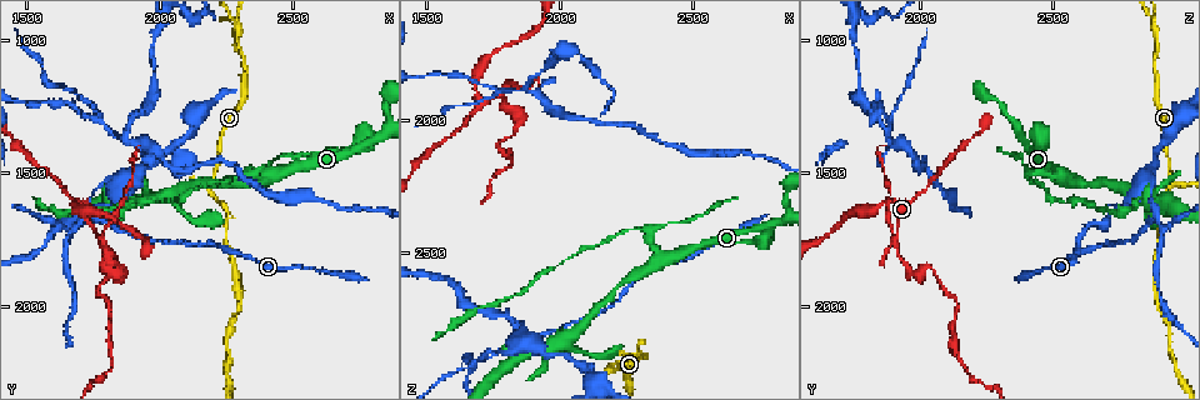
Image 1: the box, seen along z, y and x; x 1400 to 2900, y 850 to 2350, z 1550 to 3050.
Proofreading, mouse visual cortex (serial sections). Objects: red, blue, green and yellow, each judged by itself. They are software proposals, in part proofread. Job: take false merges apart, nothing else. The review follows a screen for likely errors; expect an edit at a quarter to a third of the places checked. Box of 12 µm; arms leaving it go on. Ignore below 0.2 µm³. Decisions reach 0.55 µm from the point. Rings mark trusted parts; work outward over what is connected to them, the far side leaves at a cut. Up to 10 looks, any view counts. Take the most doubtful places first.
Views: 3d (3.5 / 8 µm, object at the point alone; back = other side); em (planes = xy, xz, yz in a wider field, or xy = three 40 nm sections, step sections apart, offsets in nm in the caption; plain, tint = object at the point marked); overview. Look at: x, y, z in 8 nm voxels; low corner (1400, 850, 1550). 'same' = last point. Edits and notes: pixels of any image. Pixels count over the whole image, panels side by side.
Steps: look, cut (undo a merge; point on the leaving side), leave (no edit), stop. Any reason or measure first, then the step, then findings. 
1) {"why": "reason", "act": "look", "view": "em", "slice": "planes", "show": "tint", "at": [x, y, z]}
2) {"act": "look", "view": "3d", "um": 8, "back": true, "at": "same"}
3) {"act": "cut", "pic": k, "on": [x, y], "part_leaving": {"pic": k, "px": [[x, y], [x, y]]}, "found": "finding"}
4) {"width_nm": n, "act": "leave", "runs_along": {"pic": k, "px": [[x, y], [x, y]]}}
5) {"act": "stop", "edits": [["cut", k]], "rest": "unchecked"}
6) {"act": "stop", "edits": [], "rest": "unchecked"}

{"why": "looks like a crossing", "act": "look", "view": "3d", "um": 3.5, "back": true, "at": [1720, 1670, 2890]}

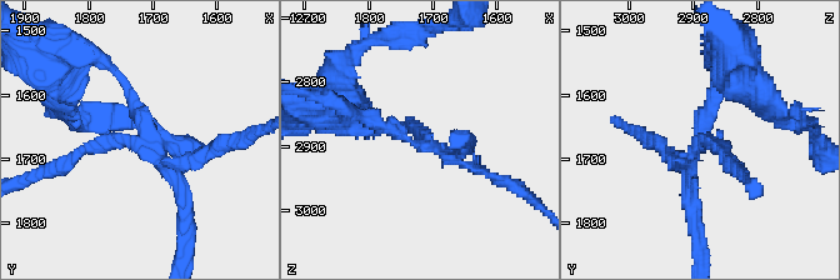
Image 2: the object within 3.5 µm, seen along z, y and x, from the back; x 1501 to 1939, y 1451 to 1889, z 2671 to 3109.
{"why": "shape alone is not enough", "act": "look", "view": "em", "slice": "planes", "show": "plain", "at": [1725, 1665, 2900]}

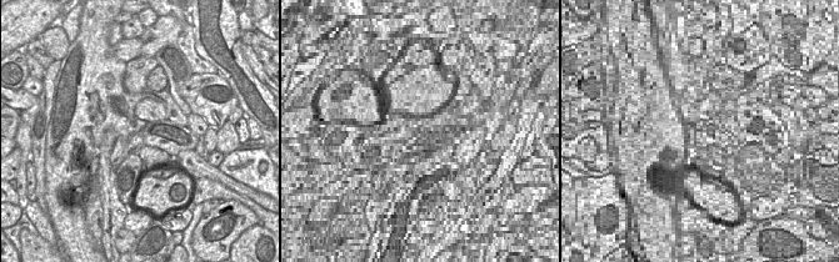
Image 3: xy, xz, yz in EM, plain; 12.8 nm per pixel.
{"why": "where the object lies", "act": "look", "view": "em", "slice": "planes", "show": "tint", "at": "same"}

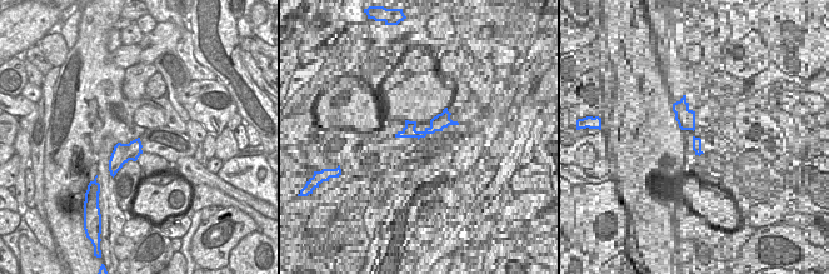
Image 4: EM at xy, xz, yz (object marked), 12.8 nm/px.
{"act": "cut", "pic": 2, "on": [693, 213], "part_leaving": {"pic": 2, "px": [[701, 131], [714, 100], [714, 50]]}, "found": "two cells meet here"}

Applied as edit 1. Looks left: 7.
{"act": "look", "view": "overview"}

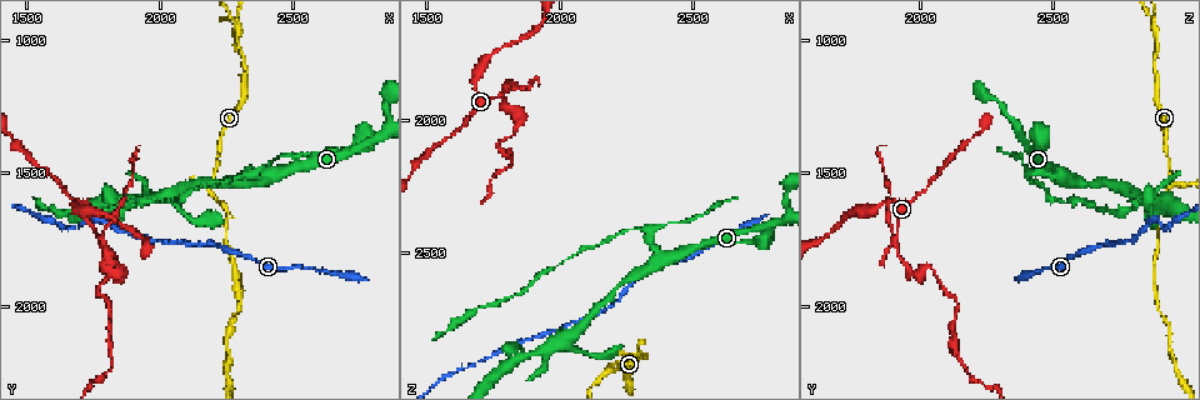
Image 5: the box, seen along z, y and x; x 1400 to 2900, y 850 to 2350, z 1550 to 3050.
{"why": "a fork", "act": "look", "view": "3d", "um": 3.5, "at": [2200, 1540, 2940]}

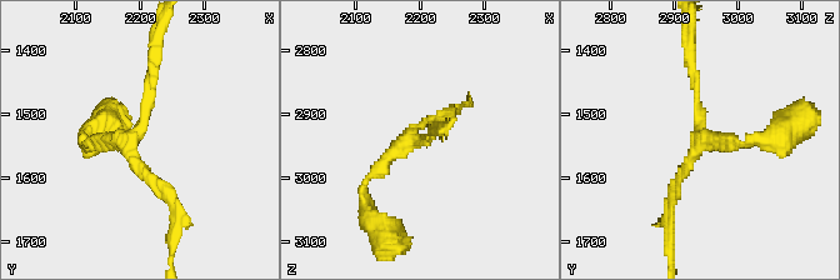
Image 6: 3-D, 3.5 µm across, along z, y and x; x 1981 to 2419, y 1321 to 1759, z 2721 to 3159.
{"act": "look", "view": "em", "slice": "xy", "step": 5, "show": "plain", "at": [2190, 1535, 2940]}

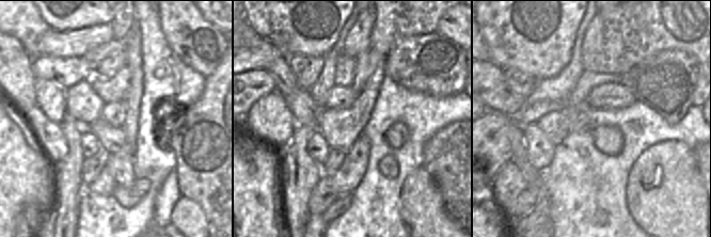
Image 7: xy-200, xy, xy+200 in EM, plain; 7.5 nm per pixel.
{"act": "look", "view": "em", "slice": "xy", "step": 5, "show": "tint", "at": "same"}

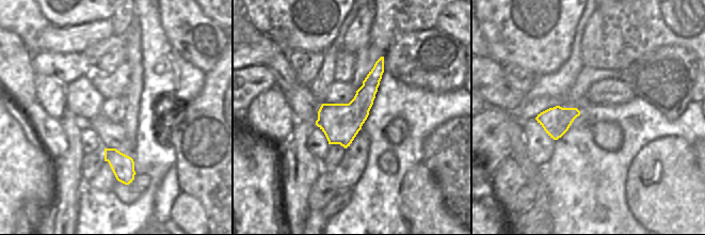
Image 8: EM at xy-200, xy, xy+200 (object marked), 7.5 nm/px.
{"act": "leave", "found": "all the same cell"}

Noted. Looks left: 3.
{"why": "abrupt turn", "act": "look", "view": "3d", "um": 3.5, "at": [2330, 1500, 2430]}

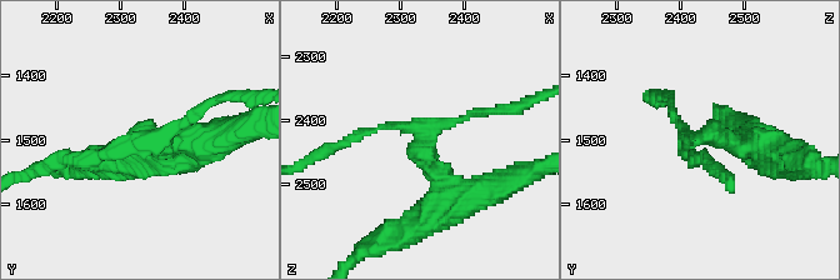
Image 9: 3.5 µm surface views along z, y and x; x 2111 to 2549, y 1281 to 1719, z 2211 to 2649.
{"why": "need the tissue", "act": "look", "view": "em", "slice": "xy", "step": 3, "show": "plain", "at": [2330, 1505, 2415]}

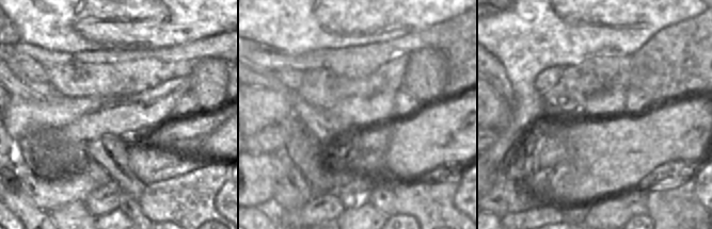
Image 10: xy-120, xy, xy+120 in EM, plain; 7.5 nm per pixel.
{"act": "look", "view": "em", "slice": "xy", "step": 3, "show": "tint", "at": "same"}

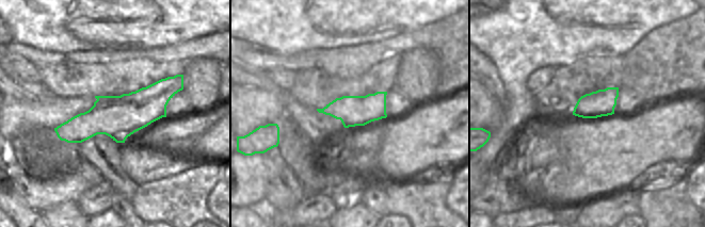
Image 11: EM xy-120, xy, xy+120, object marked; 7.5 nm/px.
{"act": "cut", "pic": 9, "on": [671, 111], "part_leaving": {"pic": 9, "px": [[691, 140], [685, 151], [718, 171]]}, "found": "two cells meet here"}

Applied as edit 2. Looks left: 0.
{"act": "stop", "edits": [["cut", 2], ["cut", 9]], "rest": "unchecked"}

